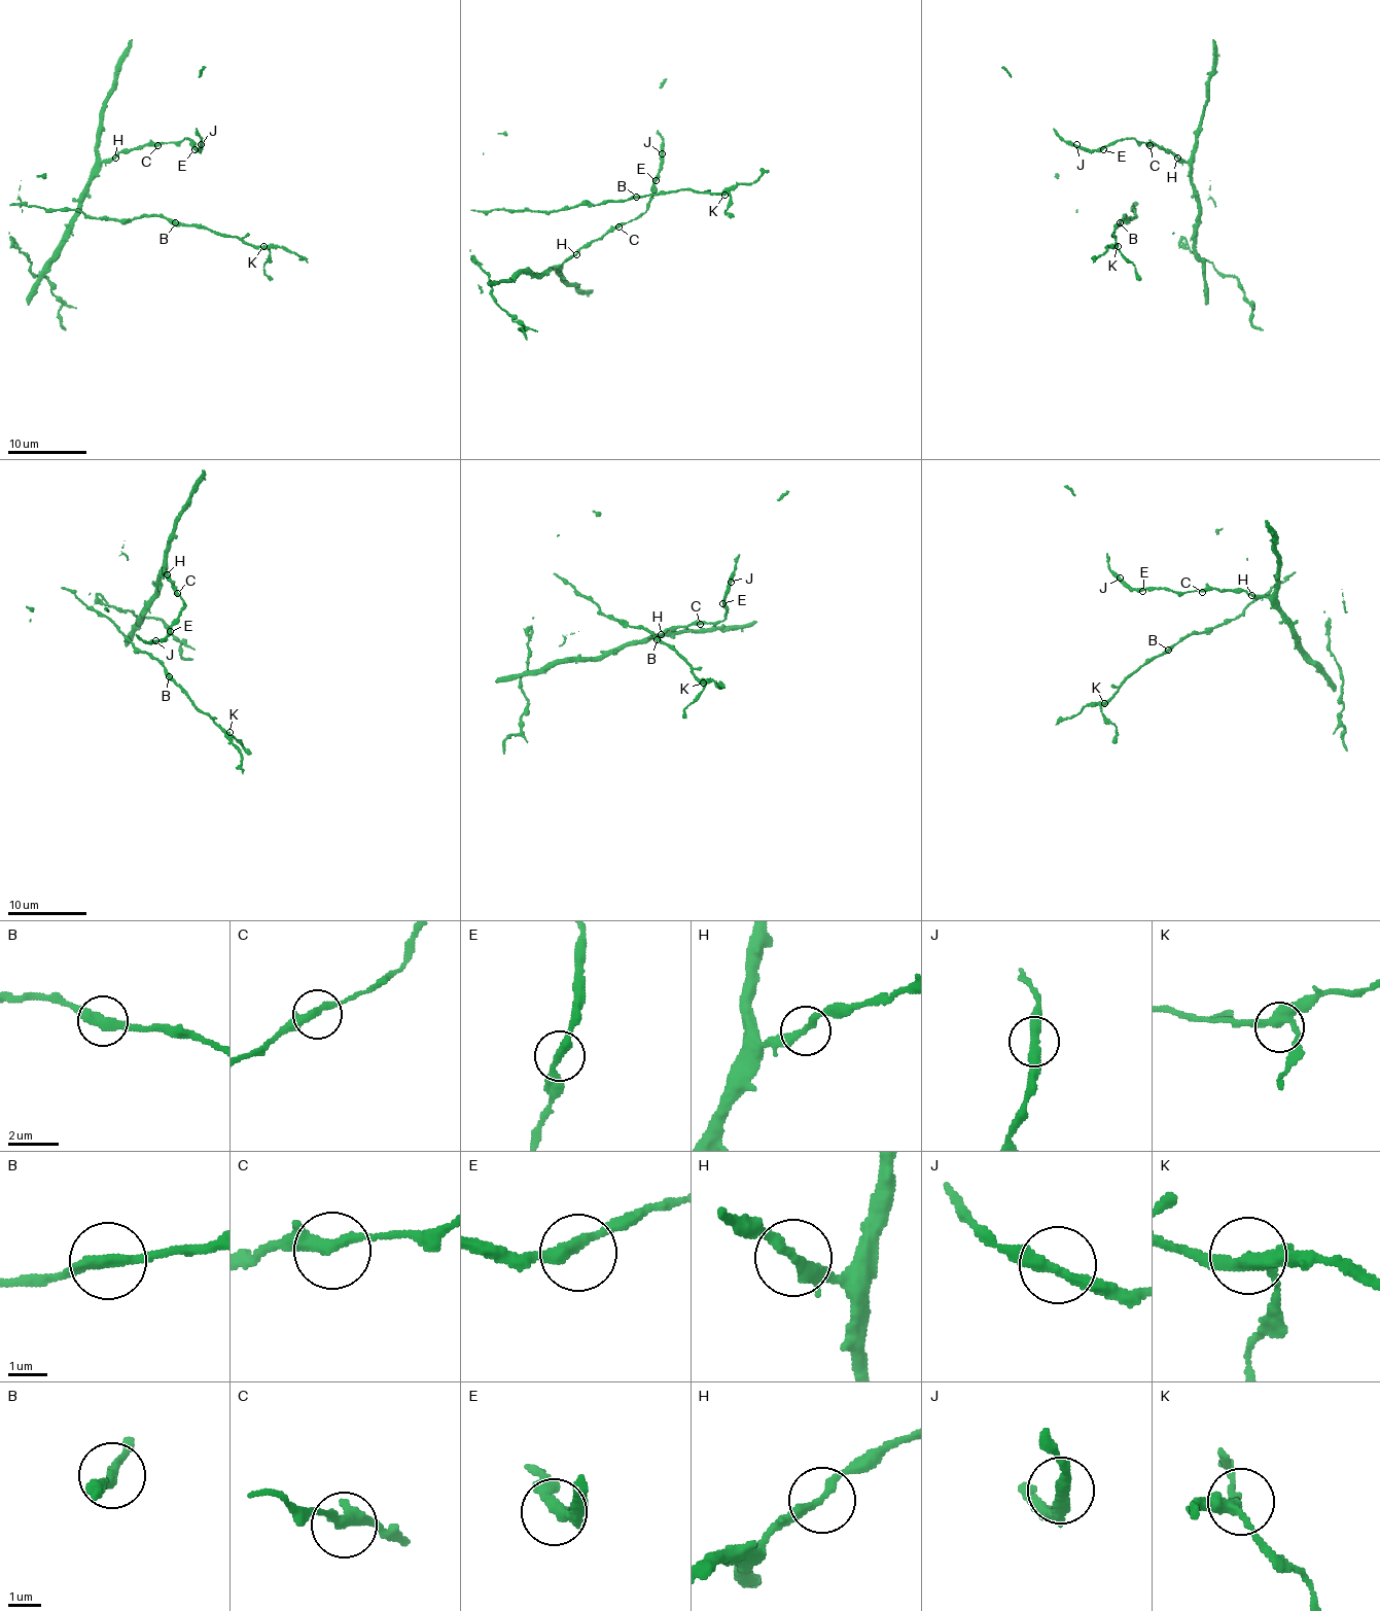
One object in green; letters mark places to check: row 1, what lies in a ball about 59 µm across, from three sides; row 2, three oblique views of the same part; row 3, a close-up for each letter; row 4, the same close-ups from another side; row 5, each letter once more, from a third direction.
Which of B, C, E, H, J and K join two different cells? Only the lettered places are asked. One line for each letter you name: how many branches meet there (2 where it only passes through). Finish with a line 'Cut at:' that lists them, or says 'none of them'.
Cut at: none of them

